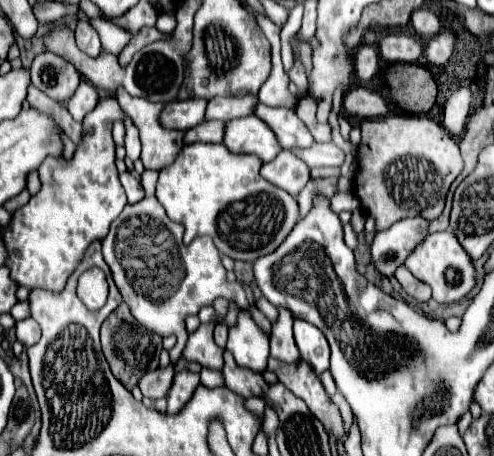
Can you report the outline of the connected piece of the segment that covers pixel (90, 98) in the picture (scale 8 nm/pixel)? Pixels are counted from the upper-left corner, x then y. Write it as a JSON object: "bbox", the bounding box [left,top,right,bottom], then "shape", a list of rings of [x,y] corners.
{"bbox":[68,81,98,121],"shape":[[[82,81],[74,93],[74,97],[70,97],[68,101],[68,111],[74,117],[74,121],[82,121],[86,113],[90,113],[94,107],[98,105],[98,93],[94,89],[94,85],[90,85],[90,81]]]}

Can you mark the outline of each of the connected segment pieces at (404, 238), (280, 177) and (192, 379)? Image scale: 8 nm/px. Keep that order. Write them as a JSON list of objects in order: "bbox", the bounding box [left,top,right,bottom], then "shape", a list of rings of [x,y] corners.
[{"bbox":[370,217,428,277],"shape":[[[422,217],[402,219],[386,231],[378,231],[370,243],[370,261],[374,269],[392,277],[394,271],[406,261],[418,241],[428,235],[428,221]]]},{"bbox":[260,151,310,195],"shape":[[[280,151],[274,161],[264,163],[260,175],[272,185],[288,191],[290,195],[298,195],[310,179],[308,165],[290,151]]]},{"bbox":[168,369,200,415],"shape":[[[188,369],[180,371],[174,377],[172,389],[168,393],[168,415],[176,415],[180,413],[180,409],[184,409],[184,405],[190,401],[194,389],[200,385],[200,375],[192,373]]]}]

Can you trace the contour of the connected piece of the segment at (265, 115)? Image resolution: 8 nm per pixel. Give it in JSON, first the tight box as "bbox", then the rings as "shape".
{"bbox":[254,103,314,150],"shape":[[[258,103],[254,109],[254,115],[274,131],[274,135],[278,137],[278,143],[285,150],[310,147],[314,142],[308,127],[296,117],[292,109],[268,107],[264,103]]]}

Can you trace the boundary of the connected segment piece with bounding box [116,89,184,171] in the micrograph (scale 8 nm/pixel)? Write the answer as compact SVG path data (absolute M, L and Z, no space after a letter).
M124 89L116 91L116 99L126 115L132 117L134 125L140 129L142 141L142 163L144 169L160 171L162 167L170 165L178 151L182 149L184 133L164 129L158 123L158 115L162 111L162 103L152 103L140 97L130 97Z

